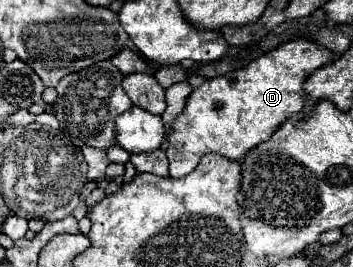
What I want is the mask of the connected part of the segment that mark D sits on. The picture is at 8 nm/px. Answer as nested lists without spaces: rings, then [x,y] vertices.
[[[292,39],[282,43],[274,51],[260,55],[258,59],[254,59],[250,65],[242,69],[230,71],[224,77],[204,81],[198,89],[190,93],[184,111],[174,121],[174,131],[170,133],[170,139],[168,139],[170,147],[166,151],[170,161],[170,177],[174,179],[186,177],[190,171],[196,169],[196,165],[206,153],[214,151],[228,159],[242,159],[252,147],[268,141],[284,121],[296,117],[302,111],[302,105],[306,103],[304,101],[306,95],[302,91],[304,81],[330,61],[334,61],[332,55],[328,55],[328,51],[320,51],[316,43],[308,43],[306,39]]]

